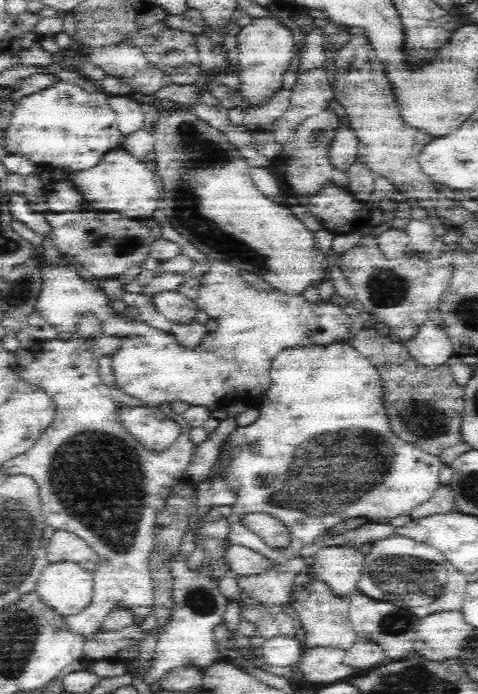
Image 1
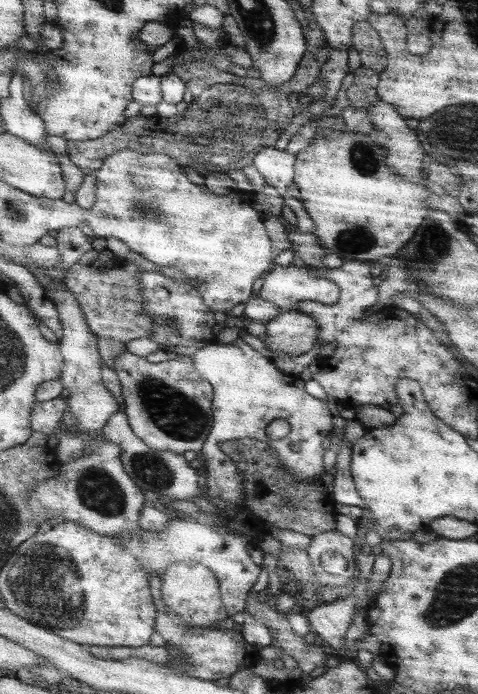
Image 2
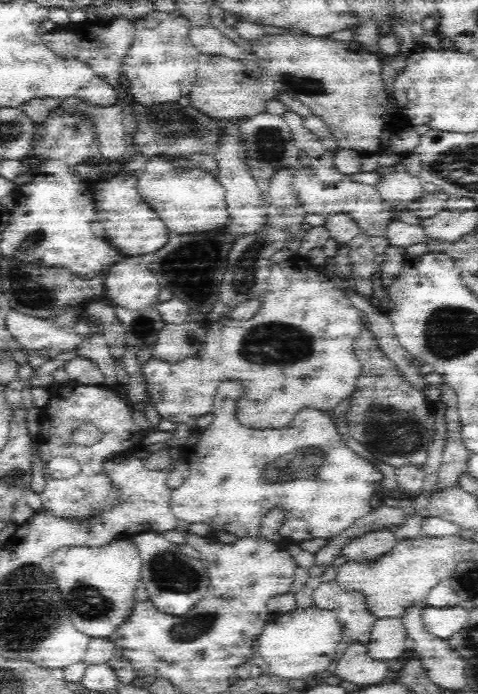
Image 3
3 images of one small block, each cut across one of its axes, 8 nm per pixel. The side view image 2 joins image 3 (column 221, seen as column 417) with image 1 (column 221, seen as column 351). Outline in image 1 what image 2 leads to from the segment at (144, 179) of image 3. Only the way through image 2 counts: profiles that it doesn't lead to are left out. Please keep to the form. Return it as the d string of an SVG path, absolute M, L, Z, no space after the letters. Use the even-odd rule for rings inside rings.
M170 103L165 105L164 108L158 109L158 124L154 128L154 159L156 161L157 175L161 178L163 186L163 195L160 199L162 211L167 219L172 223L172 226L186 237L194 246L201 252L204 252L212 261L224 261L237 265L239 270L248 270L252 274L257 274L270 286L274 286L274 289L278 289L286 293L287 295L302 295L302 292L308 288L308 286L320 286L320 282L324 278L329 278L328 262L326 262L326 252L320 252L317 249L314 232L310 232L306 226L296 217L296 215L290 212L290 204L282 204L270 200L270 197L266 196L260 189L255 186L251 177L250 160L244 158L246 154L246 148L242 146L236 146L232 144L232 140L226 137L226 134L222 133L218 129L214 129L209 126L205 121L200 120L192 113L192 110L183 104Z

